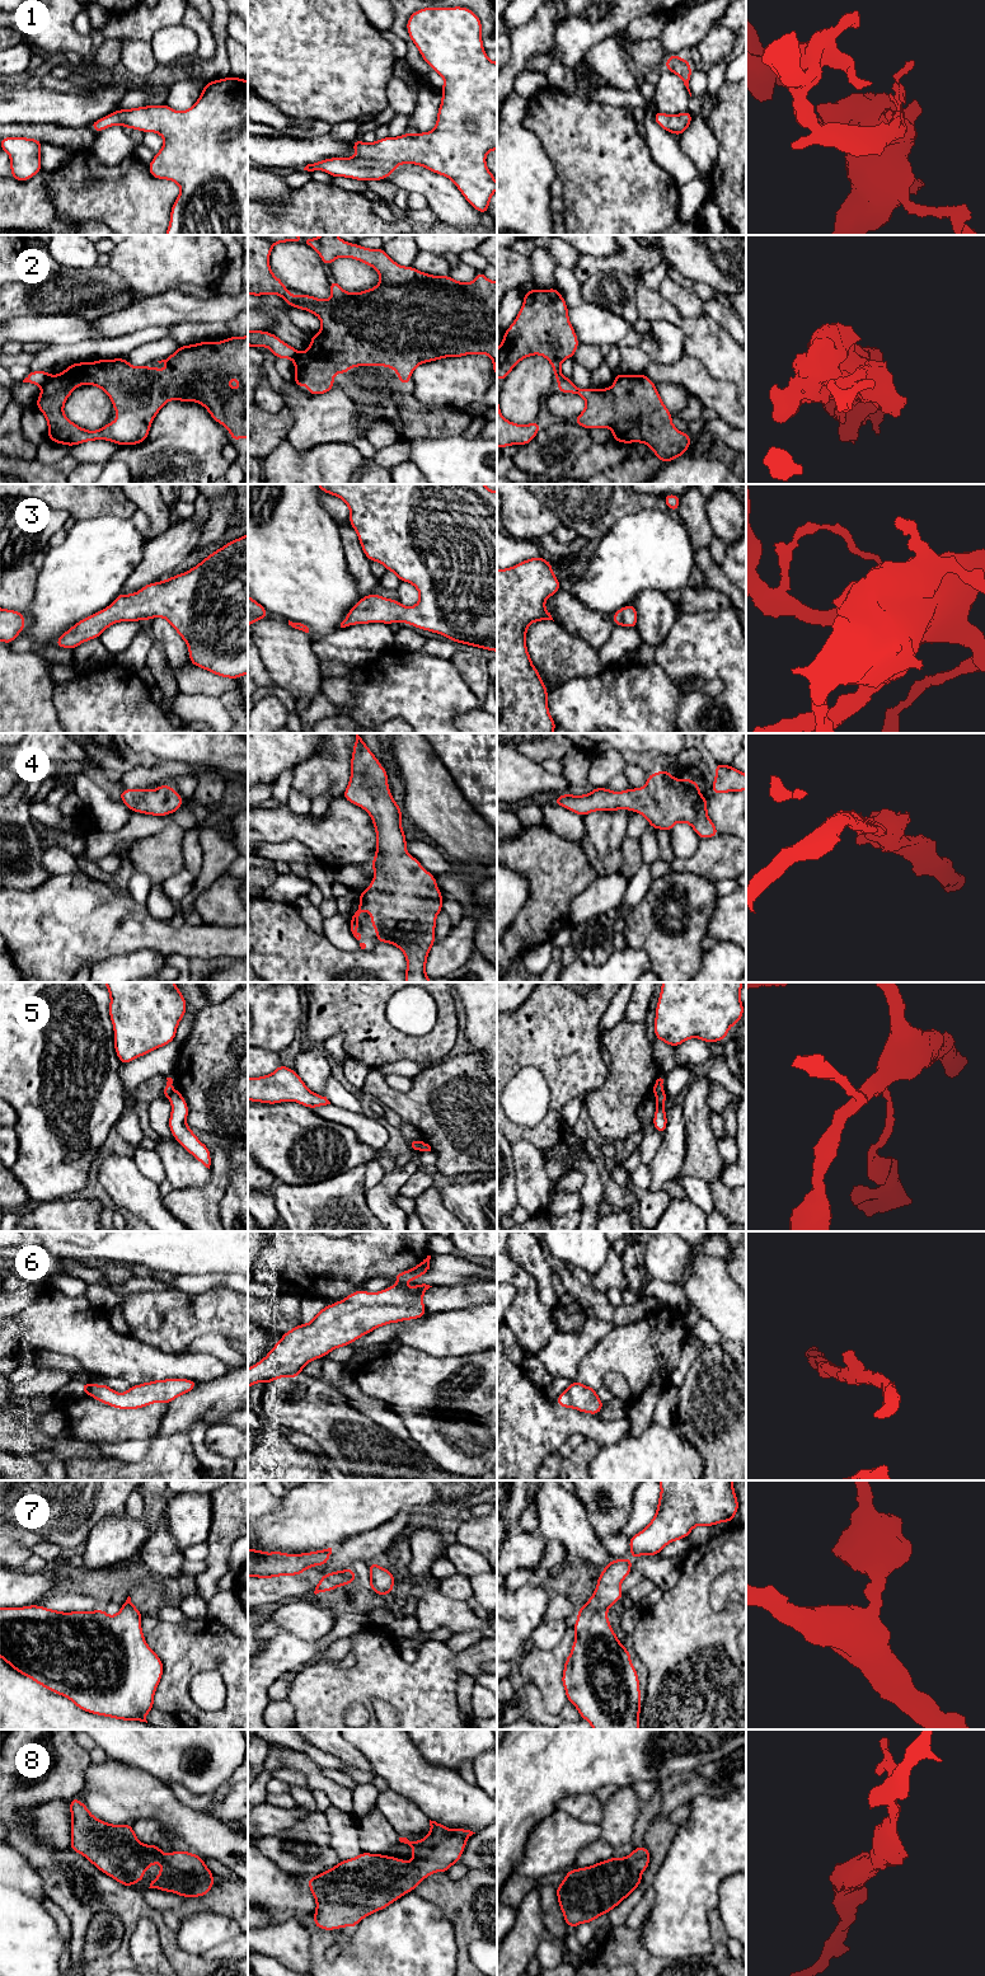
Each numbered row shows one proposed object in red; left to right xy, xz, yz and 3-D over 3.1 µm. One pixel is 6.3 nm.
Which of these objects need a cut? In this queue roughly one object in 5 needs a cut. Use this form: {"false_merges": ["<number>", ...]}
{"false_merges": ["2", "5"]}

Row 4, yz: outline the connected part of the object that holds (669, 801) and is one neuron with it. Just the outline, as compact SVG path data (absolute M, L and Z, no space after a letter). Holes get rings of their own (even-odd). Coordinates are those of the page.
M669 770L652 773L647 776L644 788L613 792L594 788L588 794L562 794L553 801L580 816L594 811L618 811L628 808L630 812L646 817L653 830L662 829L670 832L677 822L689 823L700 839L718 836L712 820L707 813L707 798L700 794L699 785L693 779L675 779Z

